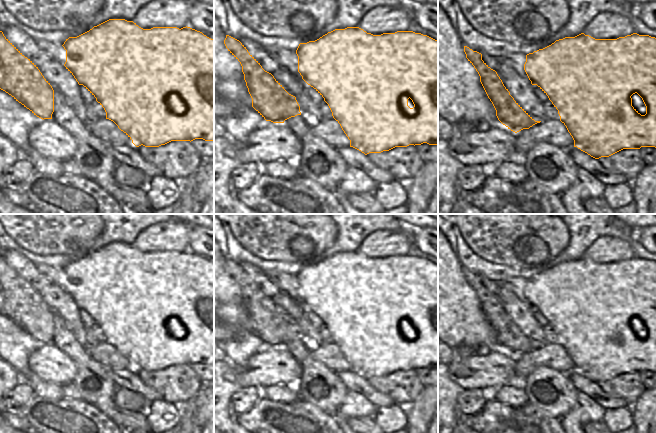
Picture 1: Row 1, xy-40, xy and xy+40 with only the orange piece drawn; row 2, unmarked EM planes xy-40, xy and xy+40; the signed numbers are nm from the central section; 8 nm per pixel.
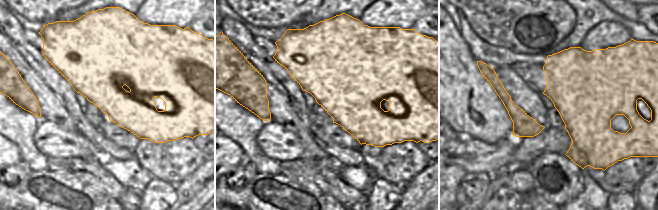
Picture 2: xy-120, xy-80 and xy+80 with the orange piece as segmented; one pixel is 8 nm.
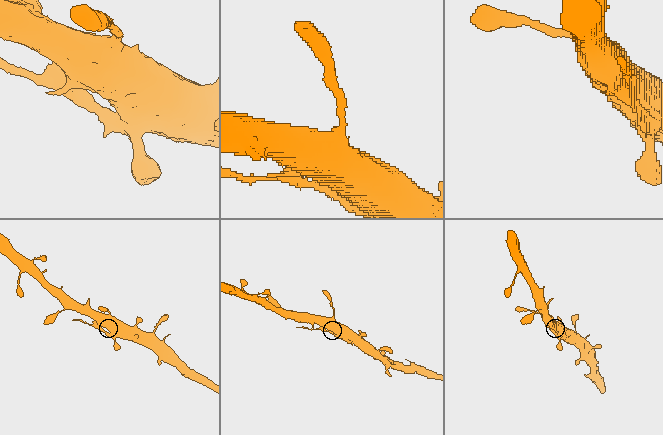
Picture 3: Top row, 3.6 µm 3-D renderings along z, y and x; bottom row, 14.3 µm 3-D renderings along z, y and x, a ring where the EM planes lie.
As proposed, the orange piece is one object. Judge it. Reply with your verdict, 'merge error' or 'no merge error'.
merge error

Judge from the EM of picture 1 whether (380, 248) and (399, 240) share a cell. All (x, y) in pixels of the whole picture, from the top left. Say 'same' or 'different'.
same

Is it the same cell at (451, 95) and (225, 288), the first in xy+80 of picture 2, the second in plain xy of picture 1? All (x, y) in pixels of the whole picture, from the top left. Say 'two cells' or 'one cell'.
one cell

